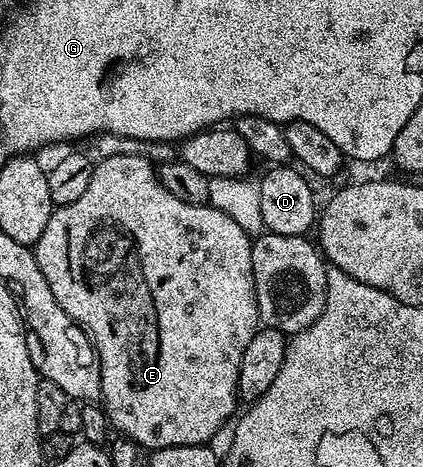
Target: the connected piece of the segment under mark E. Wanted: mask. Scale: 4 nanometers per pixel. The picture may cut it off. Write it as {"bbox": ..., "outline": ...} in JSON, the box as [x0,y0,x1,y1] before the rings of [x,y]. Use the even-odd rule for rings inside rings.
{"bbox":[35,153,261,450],"outline":[[[113,153],[93,166],[93,178],[87,183],[87,191],[75,199],[75,203],[58,205],[43,235],[35,246],[37,262],[51,283],[51,295],[67,311],[67,315],[86,333],[93,343],[97,359],[101,363],[101,396],[103,412],[108,424],[113,425],[128,439],[146,450],[166,449],[172,445],[203,445],[221,429],[221,424],[233,413],[233,396],[238,396],[237,376],[243,351],[259,328],[261,316],[257,306],[257,284],[253,278],[253,241],[250,234],[223,210],[213,205],[183,203],[162,183],[158,170],[145,157],[137,153]]]}

